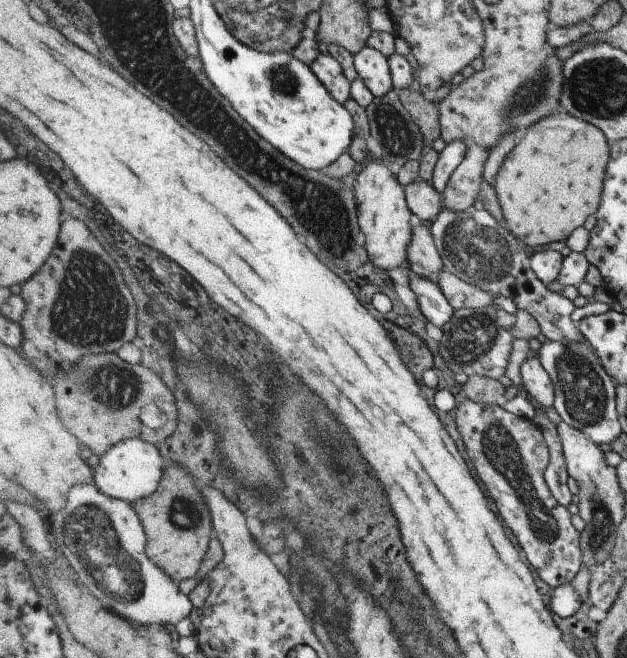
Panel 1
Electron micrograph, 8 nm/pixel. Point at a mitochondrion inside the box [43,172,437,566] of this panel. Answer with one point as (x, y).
(89, 311)

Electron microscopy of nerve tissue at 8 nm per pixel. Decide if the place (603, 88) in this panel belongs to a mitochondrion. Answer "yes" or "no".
yes

